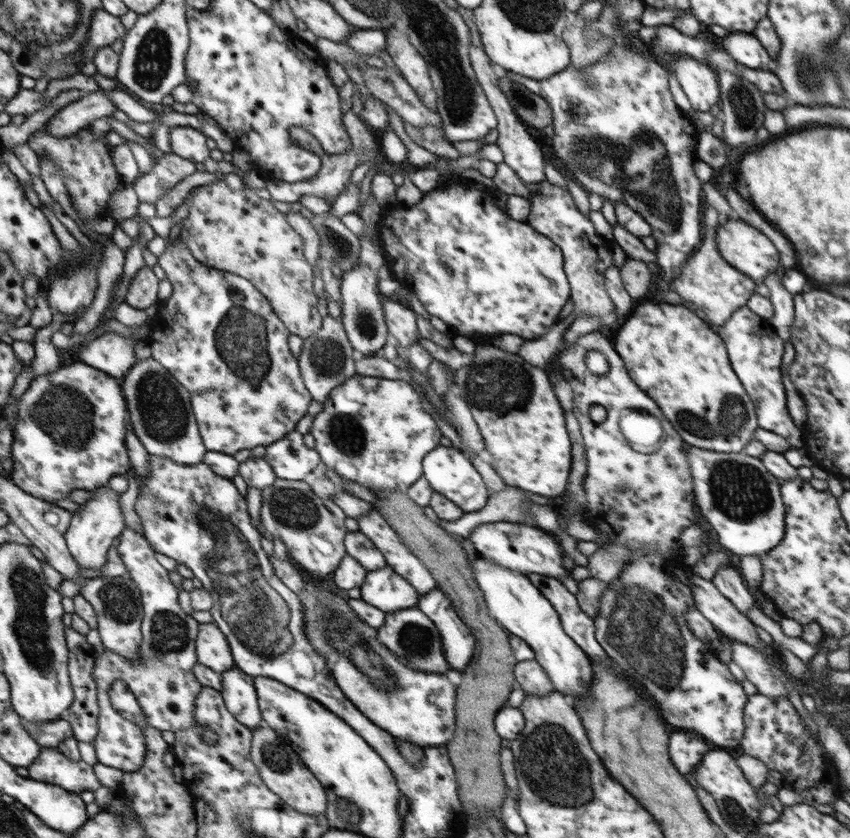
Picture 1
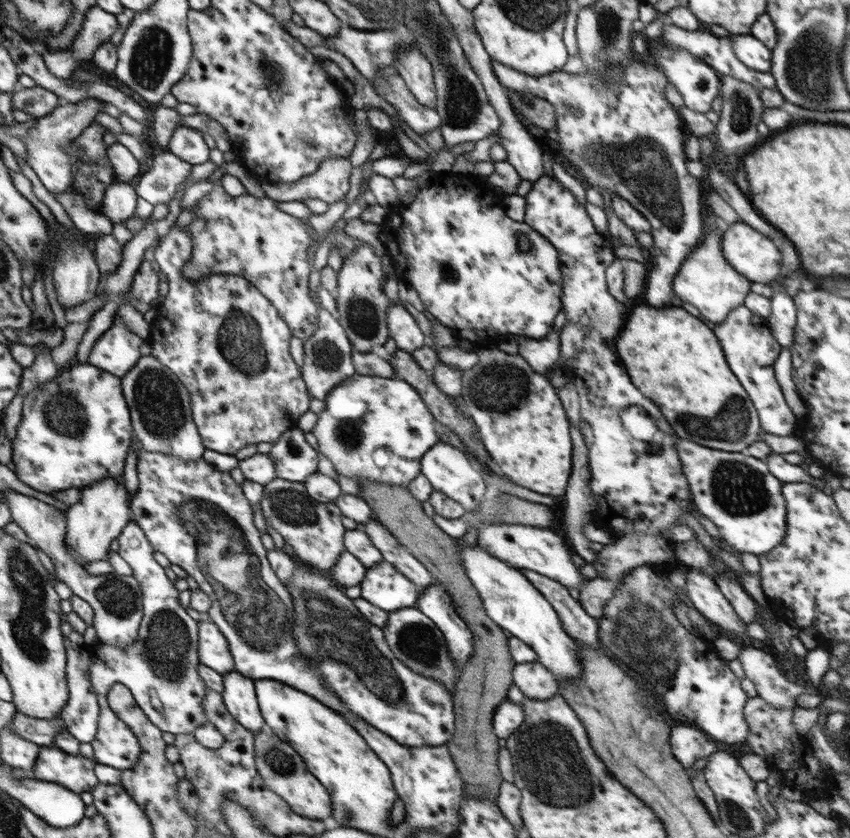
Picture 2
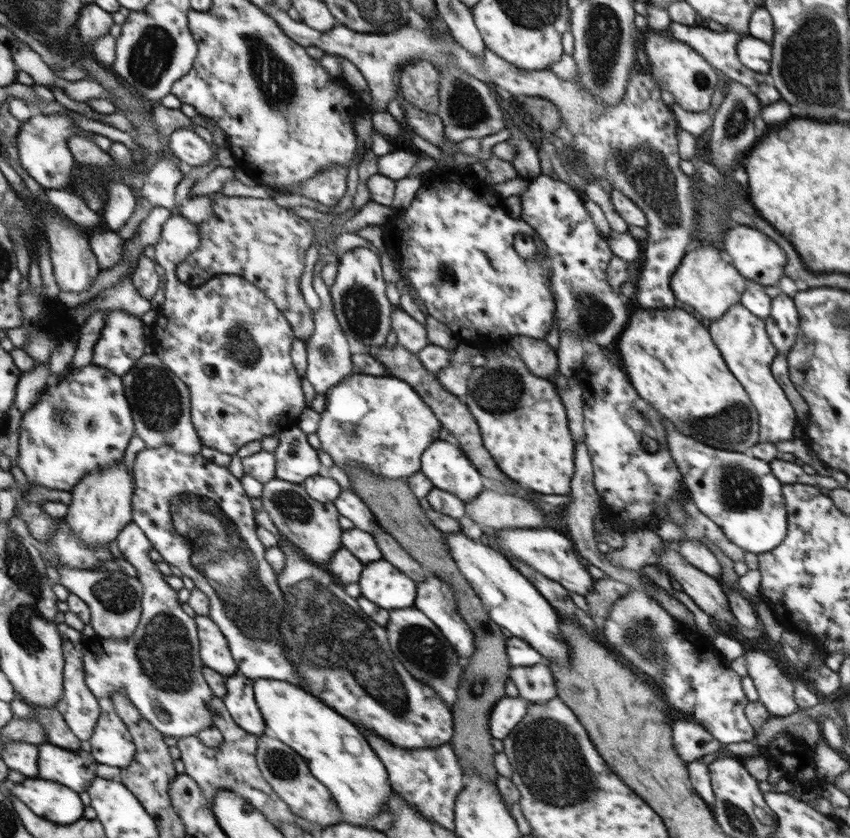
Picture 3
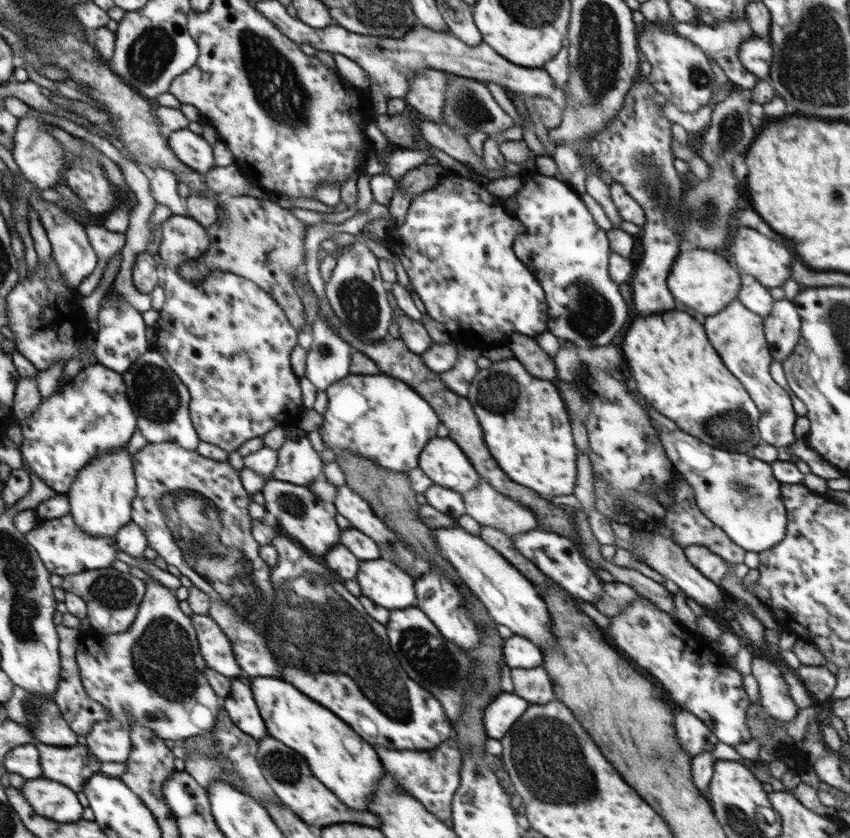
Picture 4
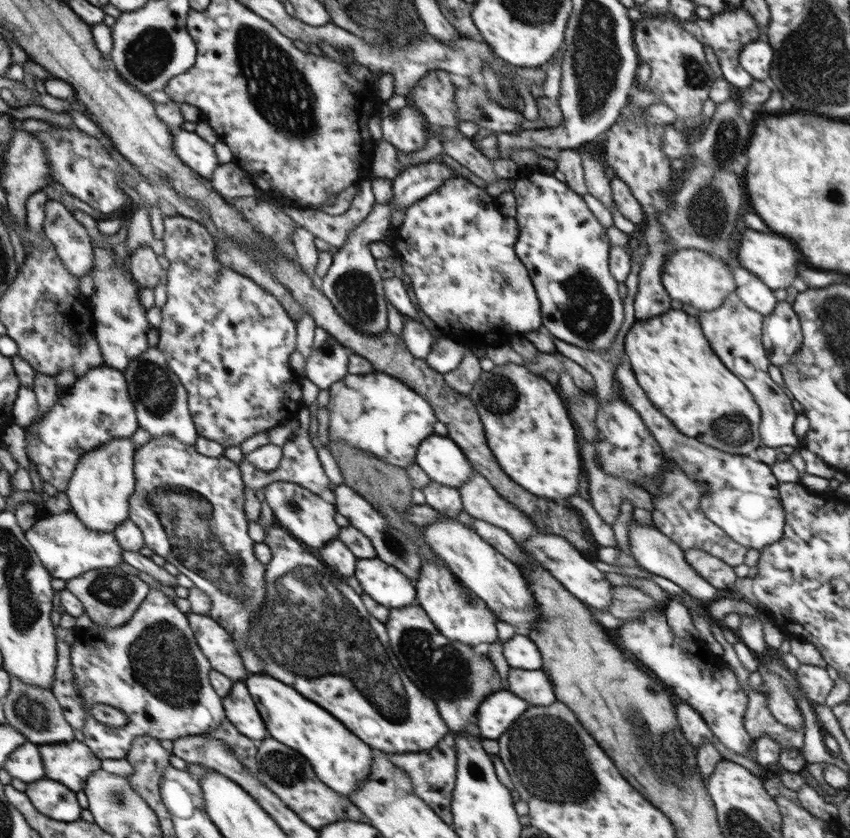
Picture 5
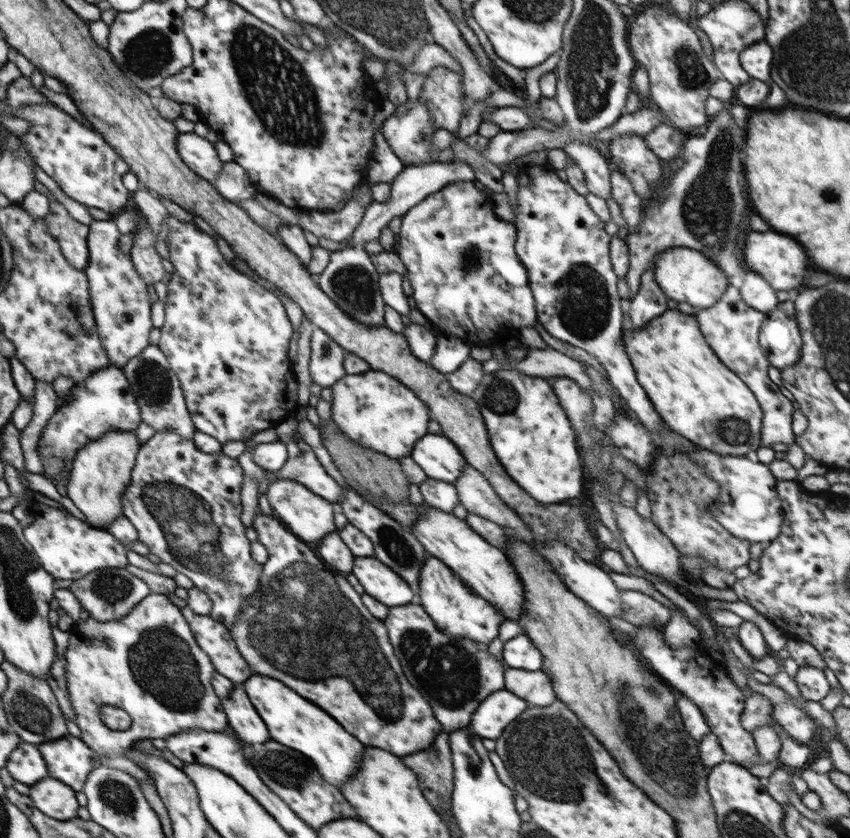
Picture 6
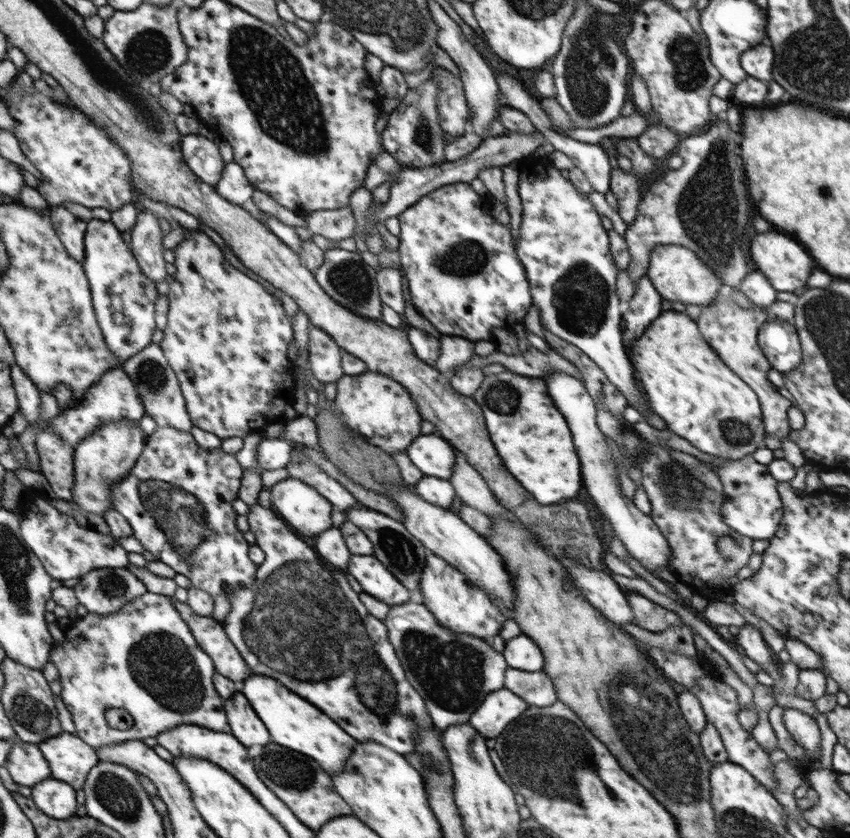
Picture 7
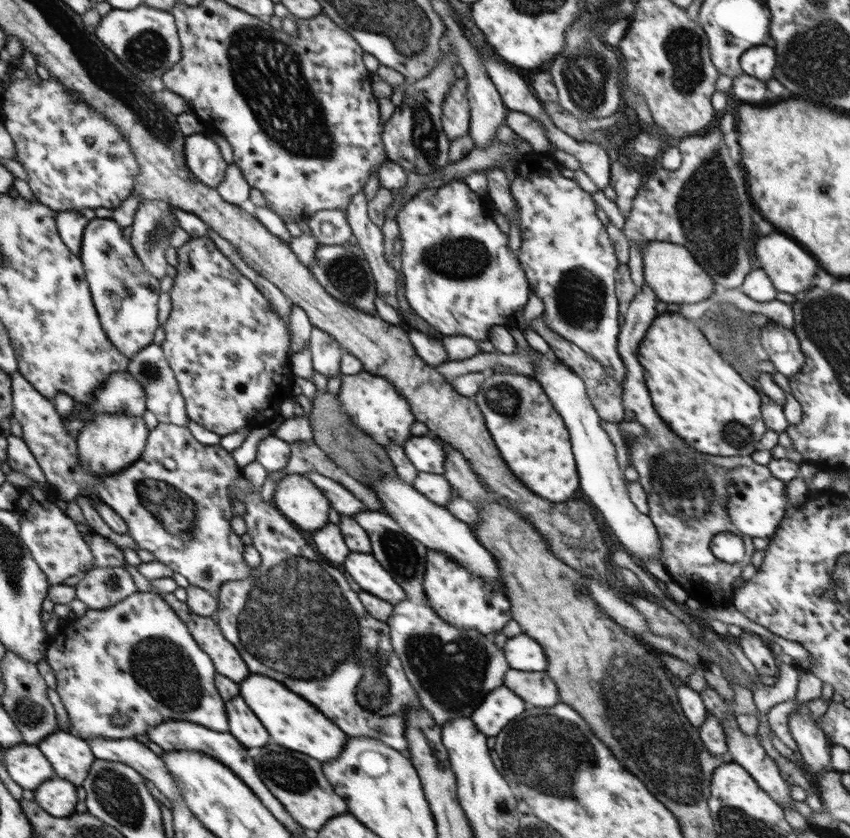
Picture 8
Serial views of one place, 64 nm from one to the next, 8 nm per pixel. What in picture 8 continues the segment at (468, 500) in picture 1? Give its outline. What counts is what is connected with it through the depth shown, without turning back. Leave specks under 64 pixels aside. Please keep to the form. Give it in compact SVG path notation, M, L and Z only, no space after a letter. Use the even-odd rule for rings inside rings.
M433 435L412 436L403 444L404 452L419 472L443 475L446 451L440 438Z

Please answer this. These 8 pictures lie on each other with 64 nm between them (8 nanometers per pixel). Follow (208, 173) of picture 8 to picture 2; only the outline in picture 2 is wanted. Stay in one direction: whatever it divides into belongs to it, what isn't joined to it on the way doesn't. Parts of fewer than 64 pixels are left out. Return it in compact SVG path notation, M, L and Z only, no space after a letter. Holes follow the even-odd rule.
M180 126L174 129L168 141L168 150L178 155L182 160L189 162L192 166L204 164L210 158L210 148L206 146L200 131L196 132L190 127Z

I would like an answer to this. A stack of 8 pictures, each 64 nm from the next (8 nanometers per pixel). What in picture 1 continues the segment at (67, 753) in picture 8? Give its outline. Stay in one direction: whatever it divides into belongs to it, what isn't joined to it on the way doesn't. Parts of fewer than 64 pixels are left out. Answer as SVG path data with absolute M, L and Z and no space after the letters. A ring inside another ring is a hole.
M42 747L38 759L28 768L28 777L38 782L56 784L68 792L81 794L101 787L93 766L72 761L56 748Z

